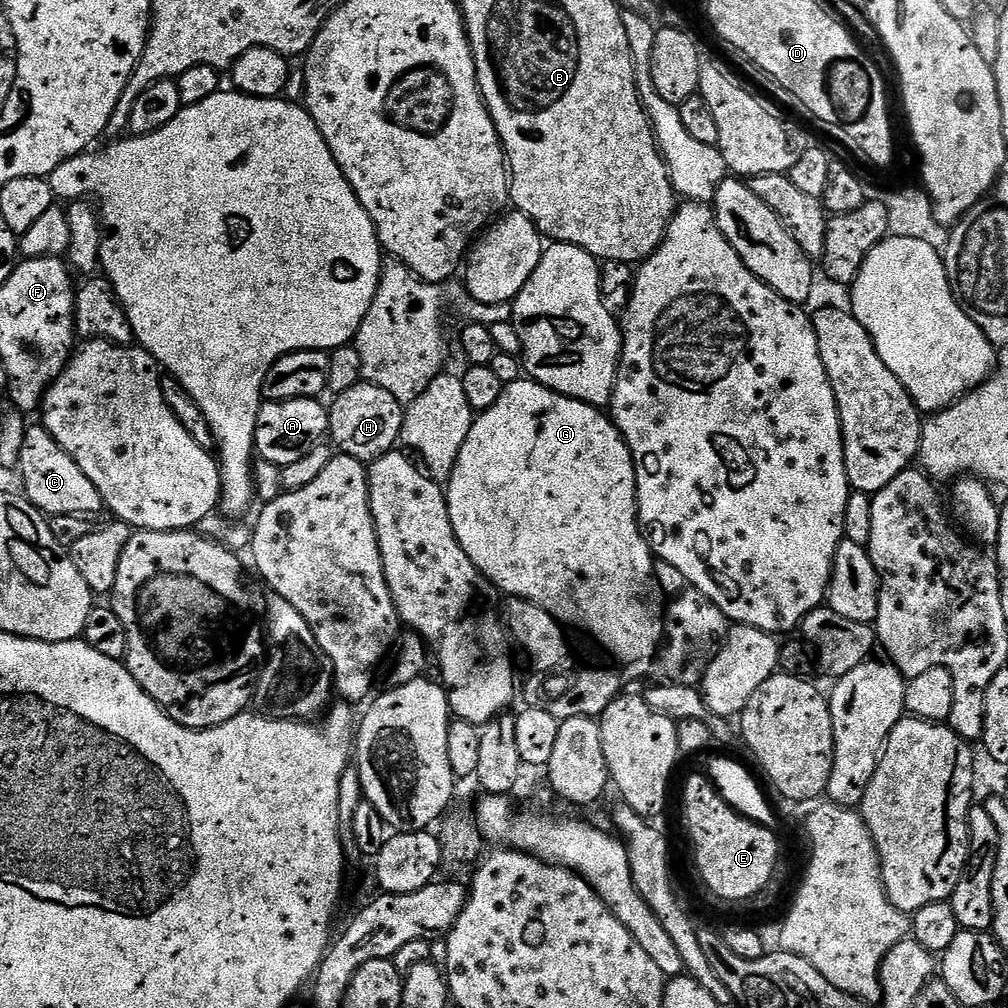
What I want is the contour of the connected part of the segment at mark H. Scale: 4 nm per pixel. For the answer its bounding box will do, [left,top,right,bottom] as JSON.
[328,382,406,462]

